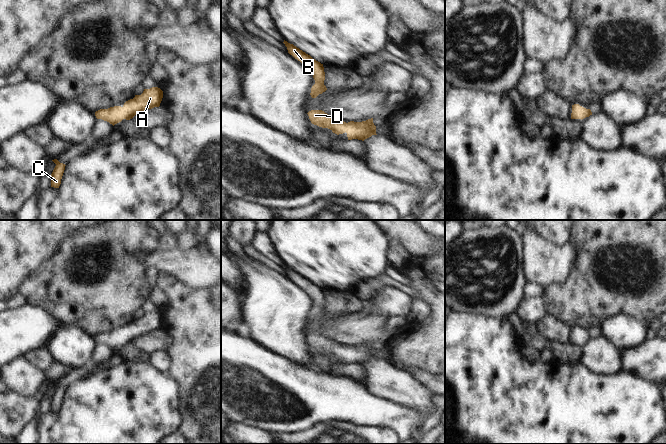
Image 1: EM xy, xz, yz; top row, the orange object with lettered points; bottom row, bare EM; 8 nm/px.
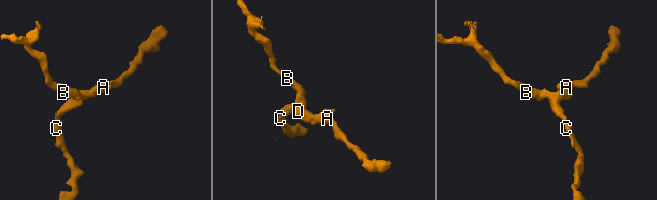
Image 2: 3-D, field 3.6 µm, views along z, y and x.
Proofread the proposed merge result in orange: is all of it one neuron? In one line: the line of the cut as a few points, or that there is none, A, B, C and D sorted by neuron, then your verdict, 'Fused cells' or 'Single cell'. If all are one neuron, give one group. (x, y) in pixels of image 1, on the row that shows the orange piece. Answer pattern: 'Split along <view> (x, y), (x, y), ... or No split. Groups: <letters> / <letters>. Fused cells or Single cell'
No split. Groups: A B C D. Single cell.

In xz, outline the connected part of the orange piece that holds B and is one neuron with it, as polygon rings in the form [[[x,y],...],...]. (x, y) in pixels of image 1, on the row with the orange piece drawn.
[[[284,40],[283,42],[287,47],[288,53],[292,55],[295,59],[300,61],[307,67],[307,70],[311,72],[315,80],[315,84],[311,88],[311,97],[316,98],[319,94],[322,94],[327,90],[324,85],[325,72],[323,64],[313,59],[310,55],[306,54],[293,44],[288,43]]]

